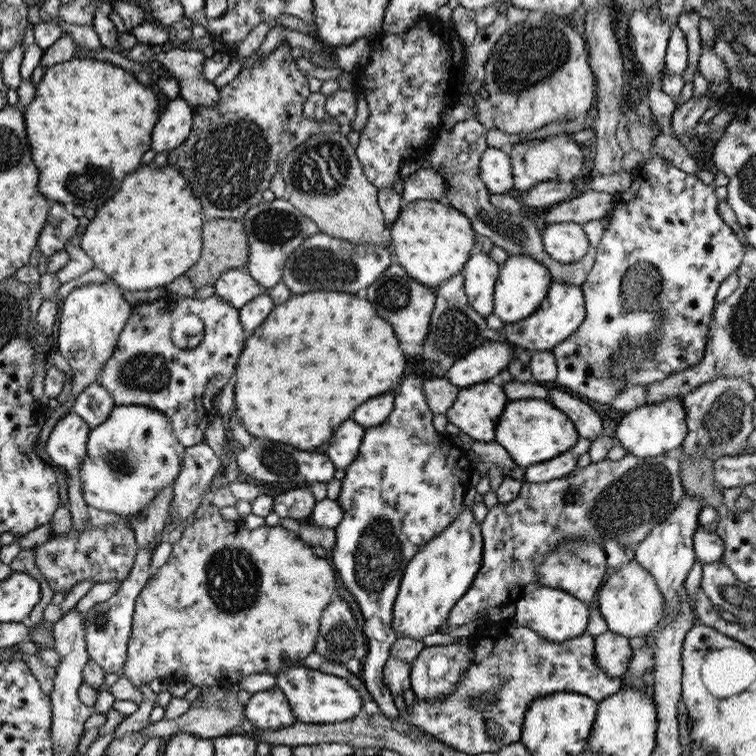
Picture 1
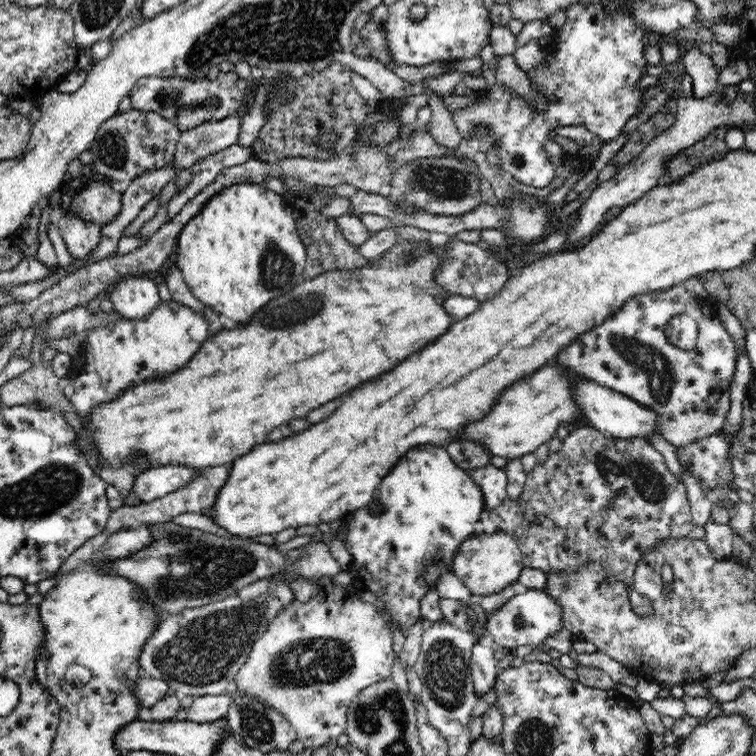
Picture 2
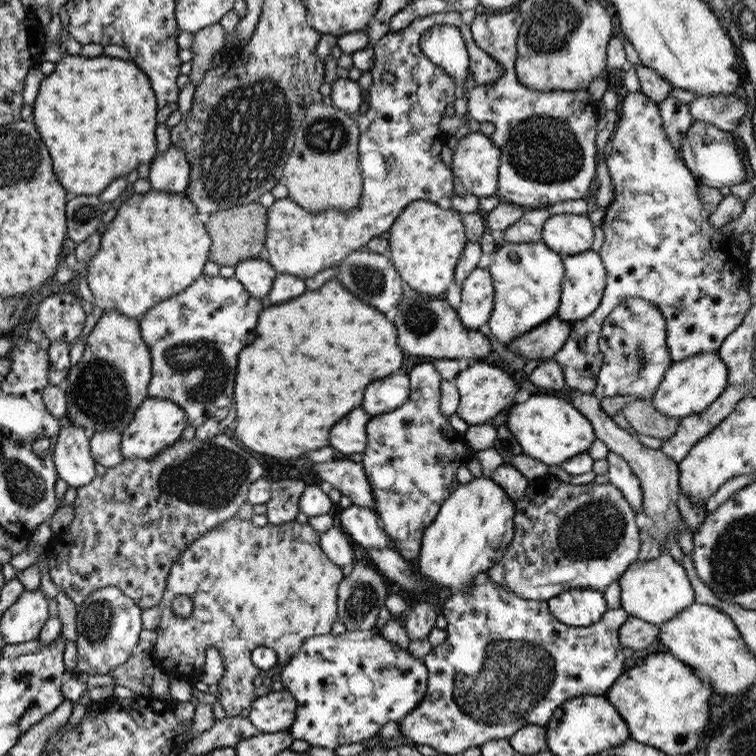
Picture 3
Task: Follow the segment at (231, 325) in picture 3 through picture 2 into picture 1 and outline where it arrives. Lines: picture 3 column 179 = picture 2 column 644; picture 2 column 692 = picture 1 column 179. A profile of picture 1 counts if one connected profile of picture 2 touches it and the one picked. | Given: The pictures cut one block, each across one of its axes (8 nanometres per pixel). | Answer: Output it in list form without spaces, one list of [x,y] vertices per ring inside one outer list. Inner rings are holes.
[[[215,294],[206,299],[198,299],[195,295],[176,296],[176,298],[168,295],[168,298],[160,298],[156,302],[132,310],[118,337],[117,349],[99,372],[99,383],[110,393],[116,405],[136,404],[165,413],[172,421],[175,436],[185,448],[188,448],[204,442],[202,438],[206,424],[212,418],[210,412],[214,410],[214,398],[228,382],[232,382],[238,356],[241,356],[249,335],[245,328],[242,328],[239,309]],[[184,313],[193,313],[204,323],[202,342],[186,350],[178,348],[171,337],[173,324],[178,319],[178,315]]]

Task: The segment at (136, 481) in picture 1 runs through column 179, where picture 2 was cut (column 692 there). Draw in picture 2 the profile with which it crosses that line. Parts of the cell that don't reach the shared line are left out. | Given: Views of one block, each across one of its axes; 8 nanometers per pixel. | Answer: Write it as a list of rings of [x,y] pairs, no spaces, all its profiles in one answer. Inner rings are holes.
[[[741,424],[741,428],[740,428],[738,431],[734,431],[729,437],[726,437],[726,435],[722,435],[721,432],[712,433],[710,436],[697,438],[696,441],[691,441],[691,442],[689,442],[687,445],[679,445],[679,446],[676,446],[675,453],[678,455],[678,460],[679,460],[679,462],[680,462],[680,464],[681,464],[681,465],[683,464],[684,470],[688,470],[688,471],[689,471],[689,474],[692,474],[692,475],[693,475],[693,478],[699,478],[699,482],[700,482],[700,484],[702,485],[702,488],[704,488],[704,490],[714,490],[714,488],[720,488],[720,490],[726,490],[726,492],[736,492],[736,490],[734,490],[735,473],[732,472],[732,461],[731,461],[730,457],[728,457],[728,456],[730,456],[730,454],[731,454],[731,443],[734,442],[734,440],[735,440],[736,438],[738,438],[738,436],[739,436],[739,433],[738,433],[738,432],[739,432],[740,430],[742,430],[742,424]]]

